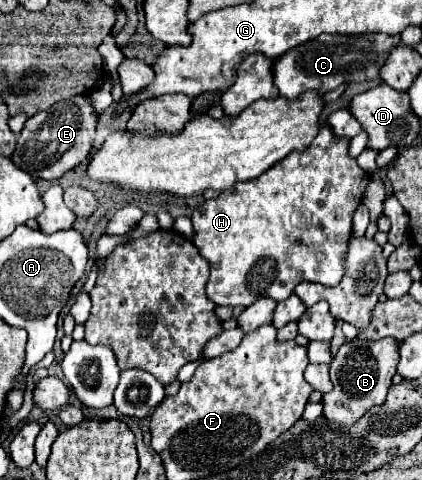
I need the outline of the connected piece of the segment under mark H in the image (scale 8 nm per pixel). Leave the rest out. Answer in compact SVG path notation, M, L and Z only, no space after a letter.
M321 126L319 134L303 154L293 152L293 156L287 156L281 164L269 168L265 176L237 184L237 188L225 190L193 210L193 244L209 262L211 274L205 292L213 304L247 308L253 300L263 296L281 302L293 294L295 284L301 280L323 286L339 284L343 274L341 256L345 254L345 244L353 232L351 216L369 184L369 174L357 166L355 158L347 154L347 148L349 140L333 140L331 128Z

